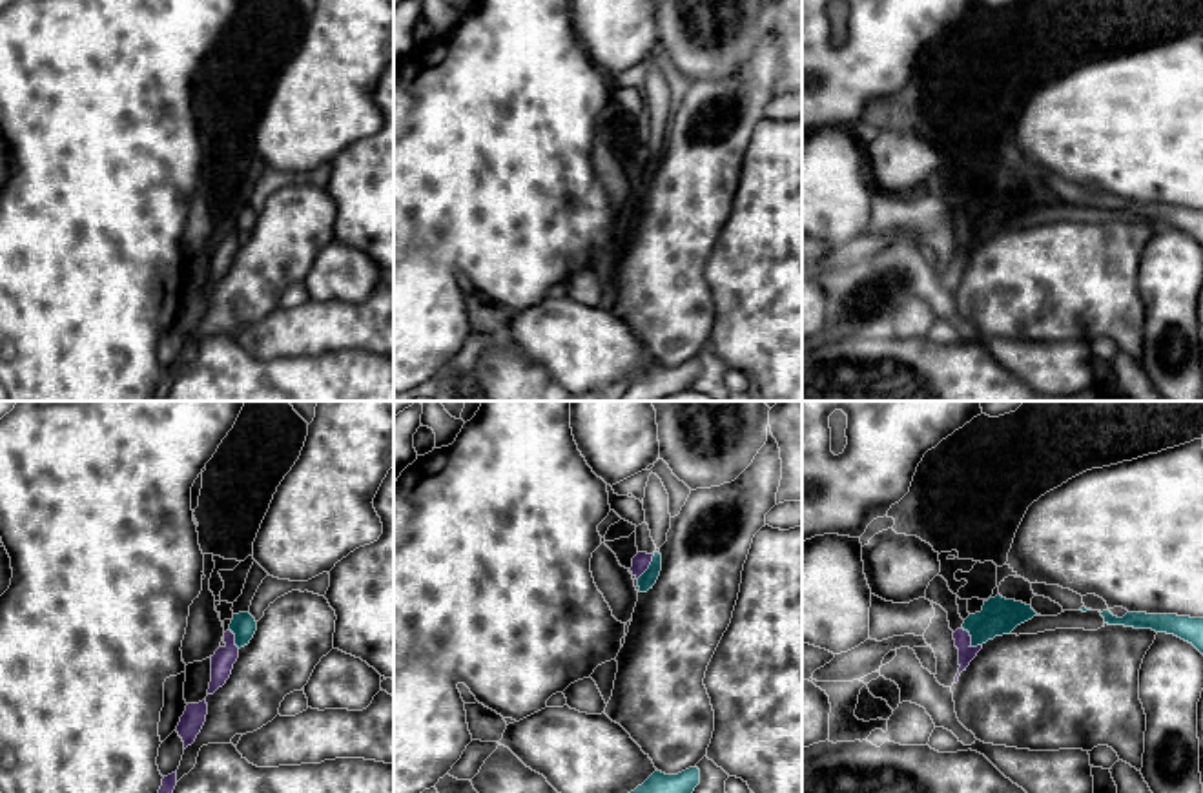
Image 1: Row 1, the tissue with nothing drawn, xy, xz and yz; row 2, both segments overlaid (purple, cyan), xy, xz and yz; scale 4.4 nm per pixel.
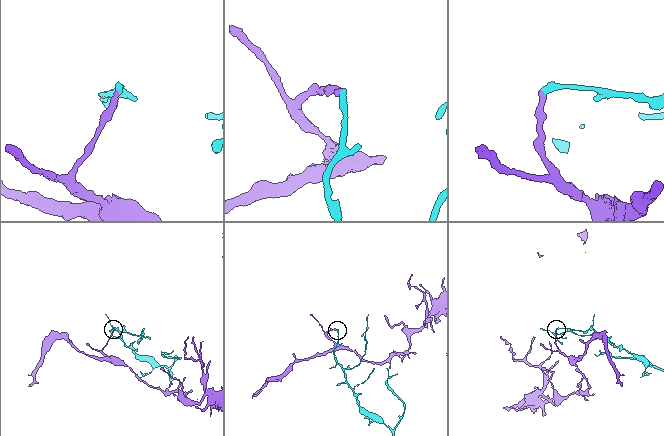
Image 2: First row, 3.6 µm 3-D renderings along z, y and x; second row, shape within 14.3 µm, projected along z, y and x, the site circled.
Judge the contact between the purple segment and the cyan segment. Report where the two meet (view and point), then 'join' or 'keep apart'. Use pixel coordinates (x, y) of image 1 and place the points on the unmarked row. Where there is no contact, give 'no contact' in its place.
meets purple in yz at (970, 232); keep apart

